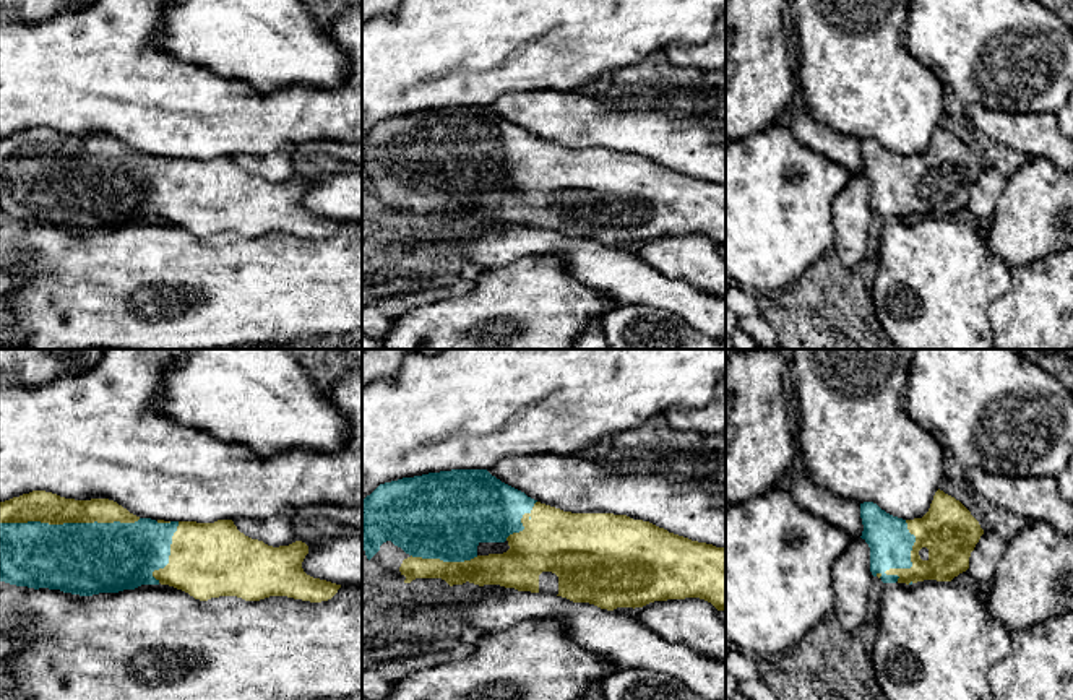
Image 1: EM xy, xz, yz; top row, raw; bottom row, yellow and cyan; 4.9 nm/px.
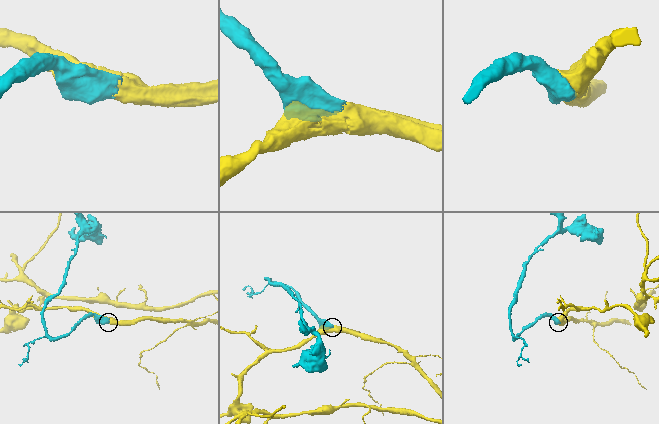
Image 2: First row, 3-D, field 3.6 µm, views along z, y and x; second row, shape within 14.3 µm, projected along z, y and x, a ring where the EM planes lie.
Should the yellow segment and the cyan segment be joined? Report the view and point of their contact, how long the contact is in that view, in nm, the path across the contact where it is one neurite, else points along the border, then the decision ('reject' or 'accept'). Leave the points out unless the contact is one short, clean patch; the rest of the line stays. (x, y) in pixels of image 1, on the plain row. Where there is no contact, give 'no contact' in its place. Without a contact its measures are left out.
xy (70, 158) | 700 nm | accept

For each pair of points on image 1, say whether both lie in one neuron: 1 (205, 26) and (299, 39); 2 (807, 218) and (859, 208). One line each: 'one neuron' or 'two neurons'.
1: one neuron
2: two neurons

